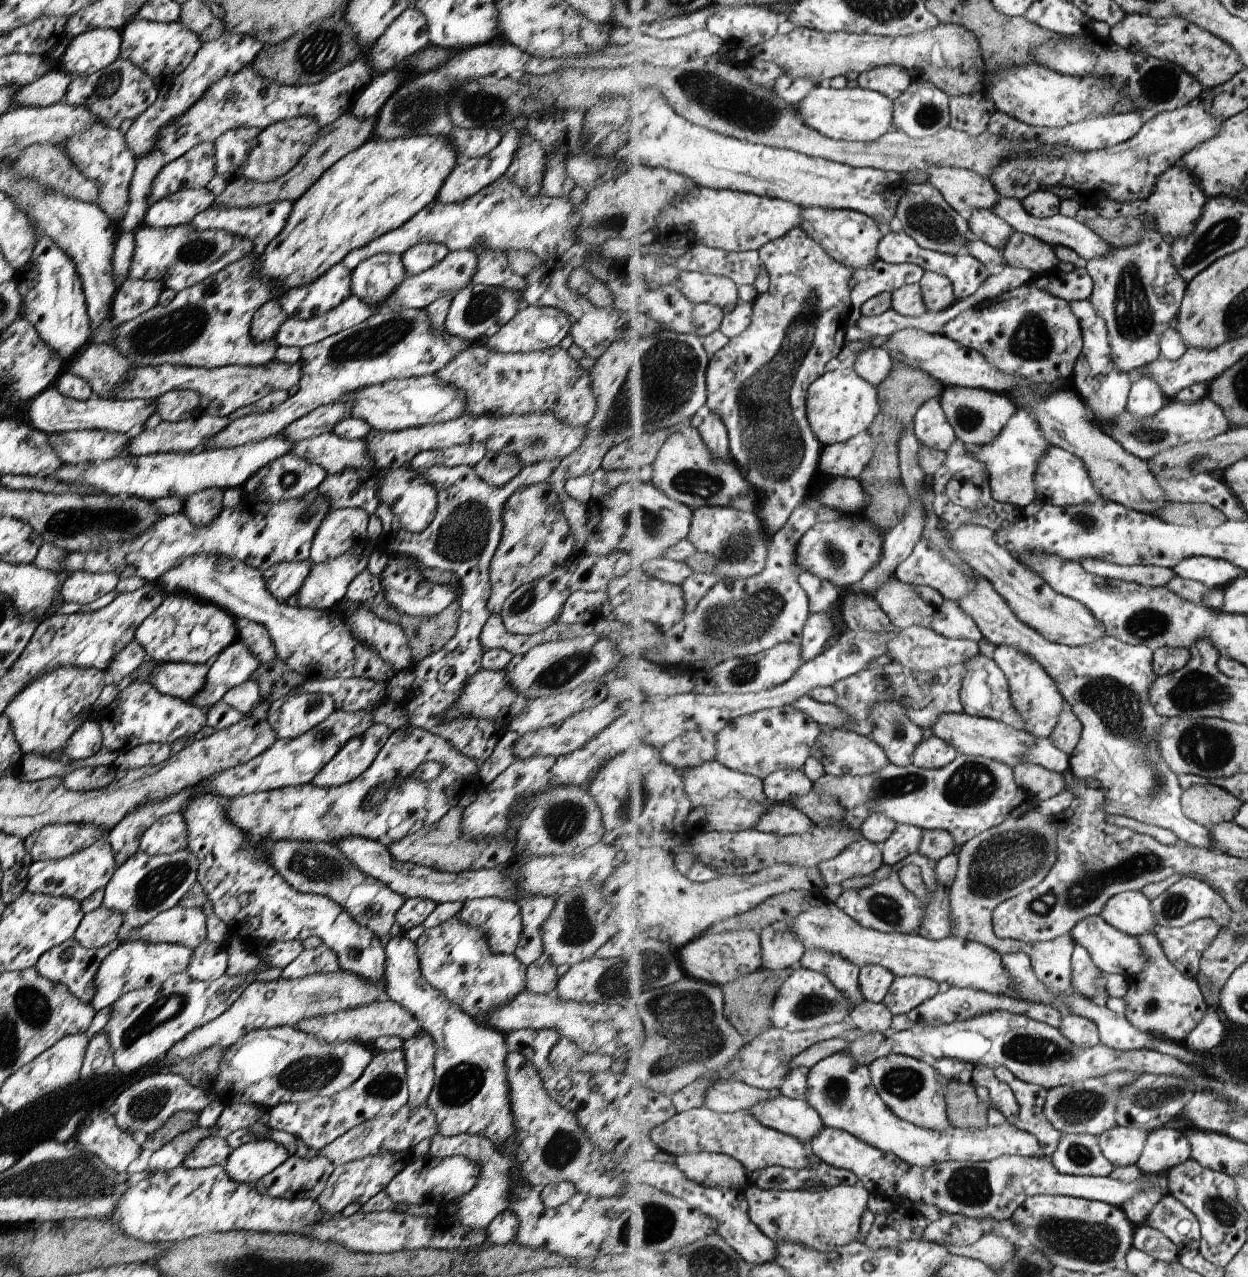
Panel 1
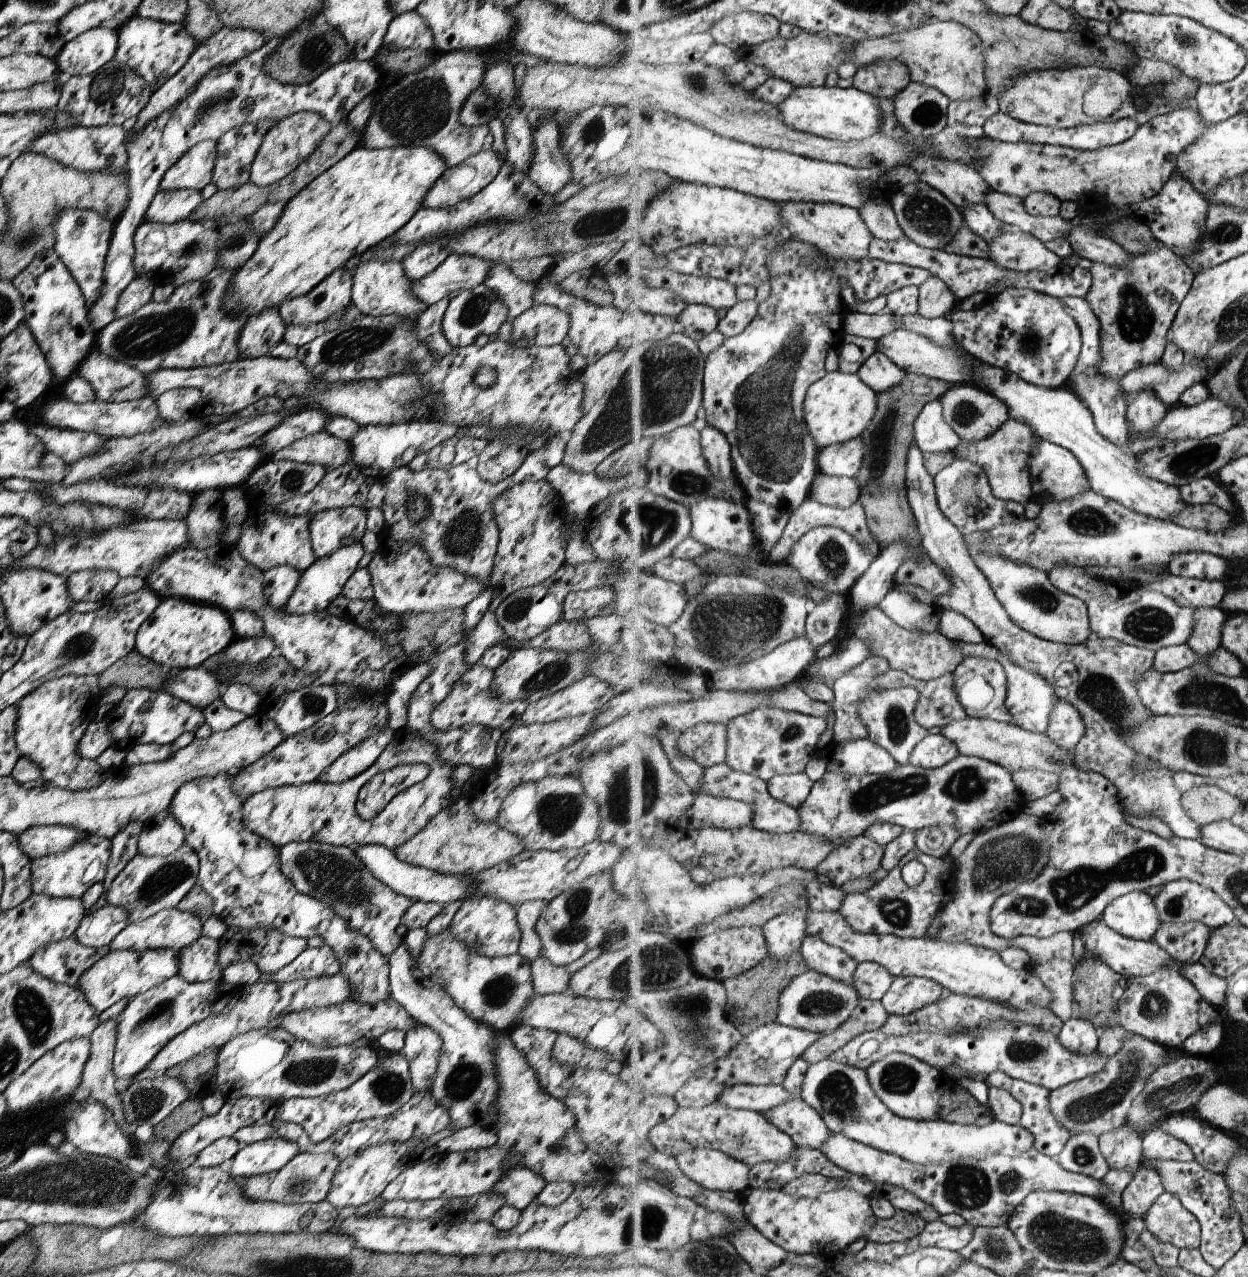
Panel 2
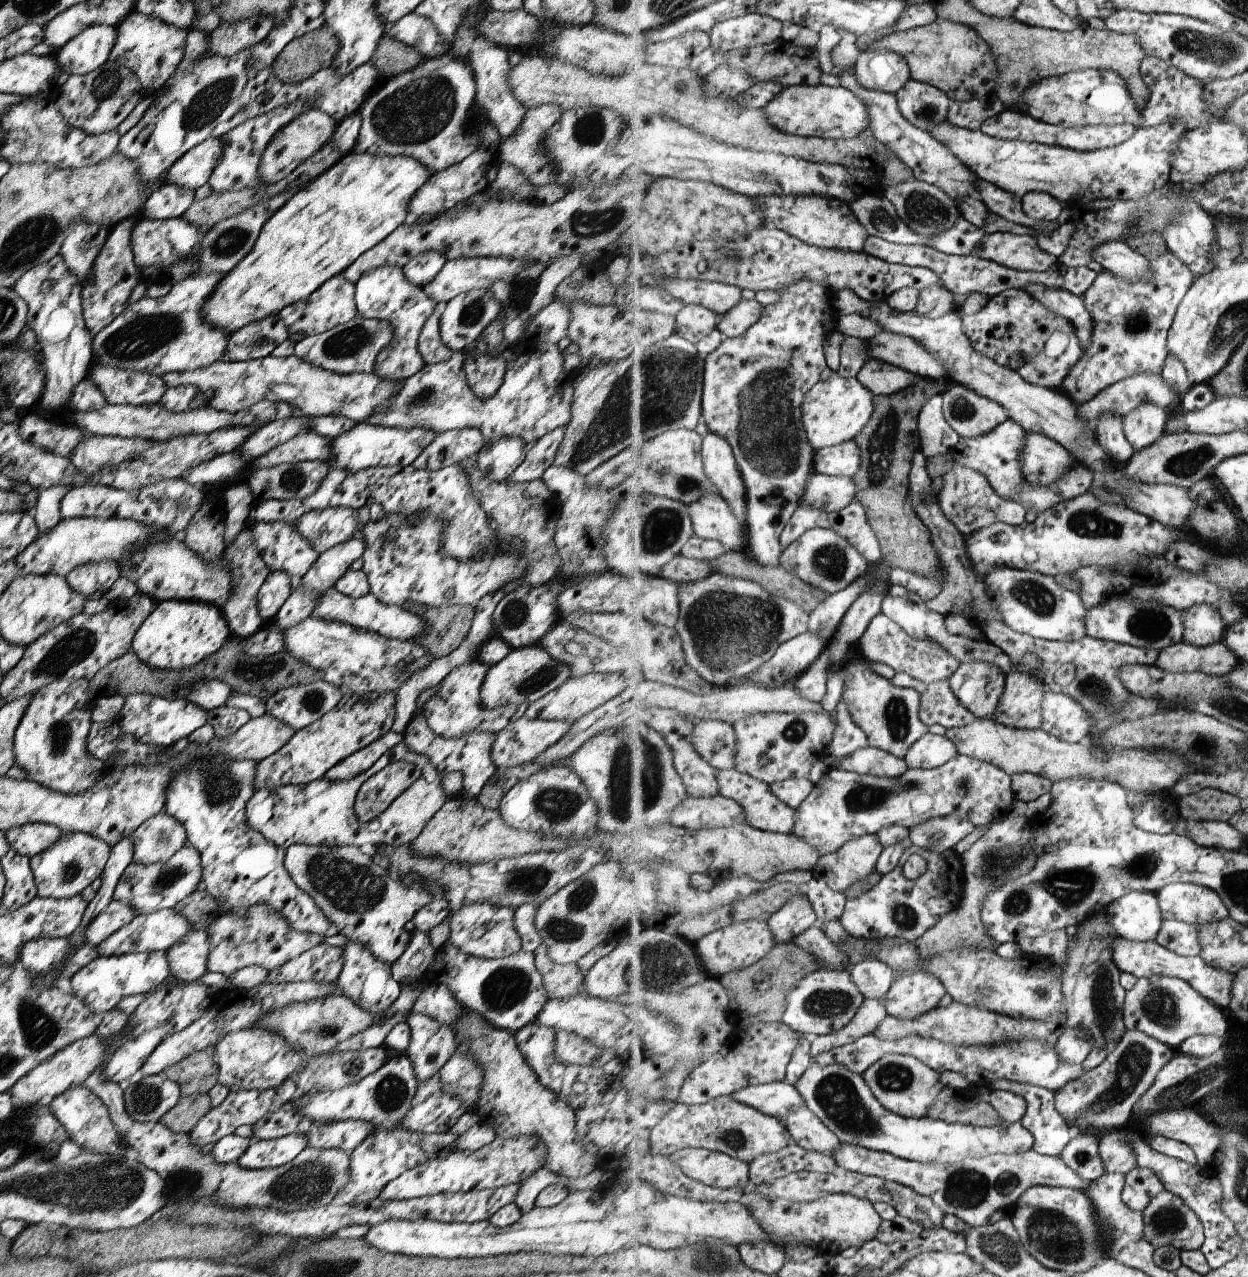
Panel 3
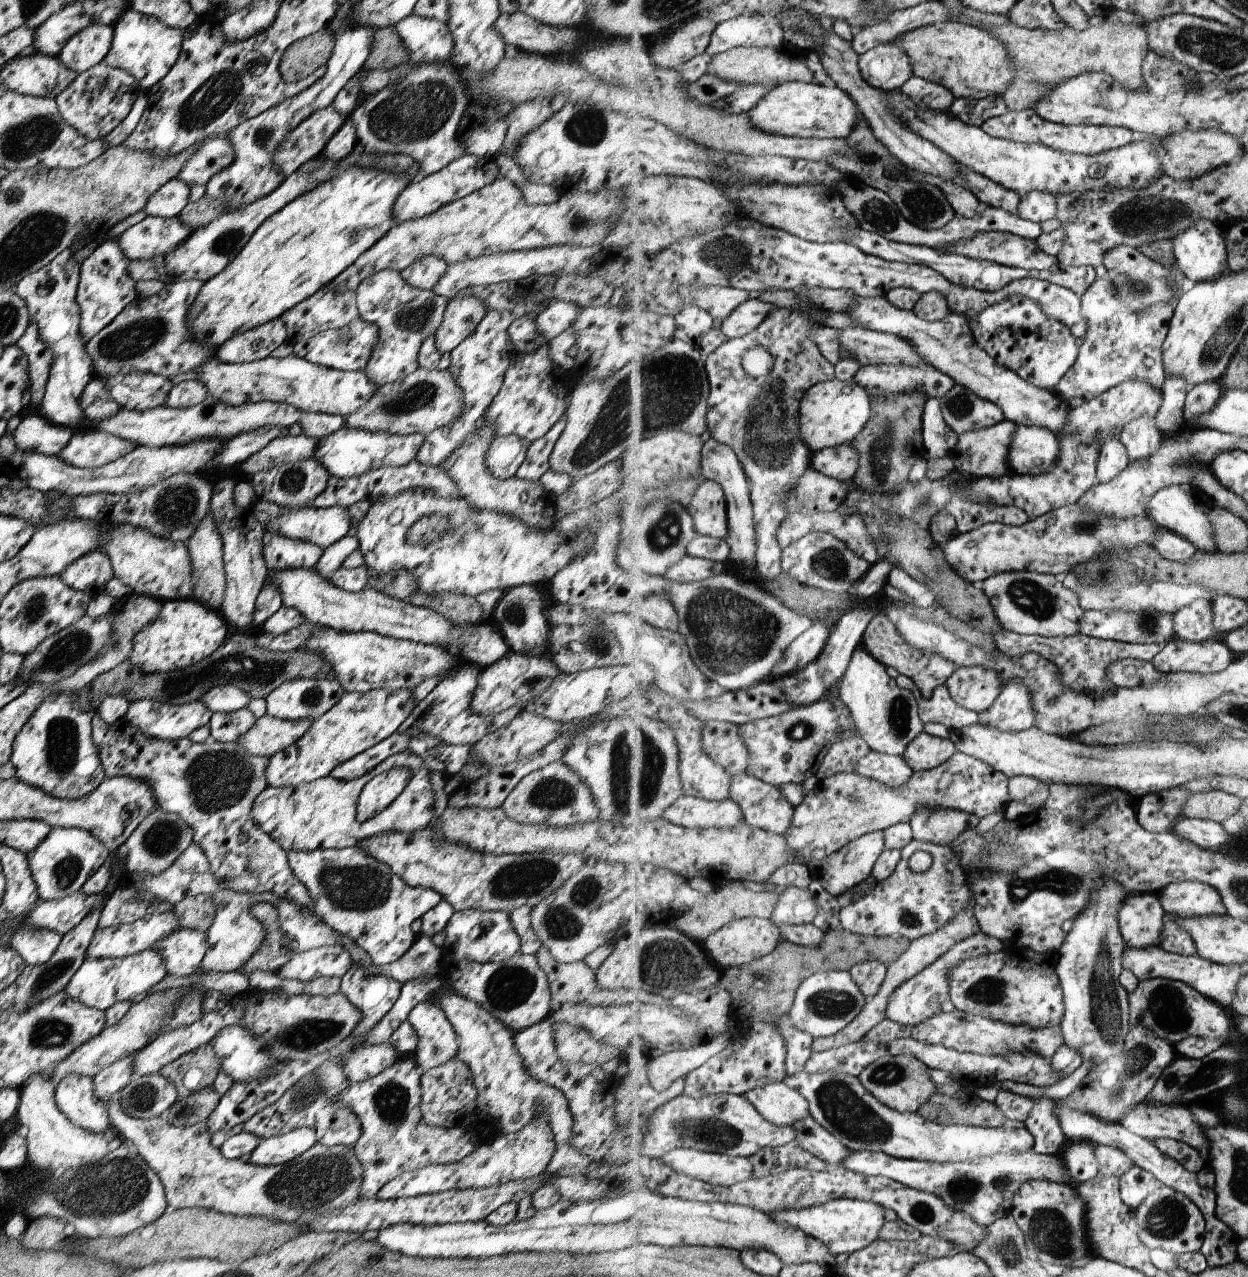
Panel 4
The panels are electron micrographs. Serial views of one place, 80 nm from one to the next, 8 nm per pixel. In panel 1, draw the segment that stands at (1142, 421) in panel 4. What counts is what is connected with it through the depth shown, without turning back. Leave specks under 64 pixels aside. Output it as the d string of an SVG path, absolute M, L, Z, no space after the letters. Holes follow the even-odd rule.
M1143 377L1132 384L1128 410L1139 418L1155 416L1167 403L1161 387L1151 377Z

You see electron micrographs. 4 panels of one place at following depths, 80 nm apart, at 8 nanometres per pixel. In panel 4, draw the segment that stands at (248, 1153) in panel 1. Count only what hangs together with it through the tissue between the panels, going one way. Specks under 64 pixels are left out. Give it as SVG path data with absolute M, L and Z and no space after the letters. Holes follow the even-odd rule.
M309 1126L261 1140L245 1160L259 1166L280 1165L317 1143L316 1132Z

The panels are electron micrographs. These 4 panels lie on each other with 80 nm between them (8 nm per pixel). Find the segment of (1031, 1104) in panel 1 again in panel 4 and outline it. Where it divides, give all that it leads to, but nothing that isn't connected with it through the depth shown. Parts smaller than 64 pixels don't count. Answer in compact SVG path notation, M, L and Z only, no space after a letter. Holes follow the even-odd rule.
M1046 1097L1035 1100L1030 1118L1024 1122L1035 1139L1033 1150L1042 1155L1061 1156L1069 1142L1056 1113L1058 1103Z

